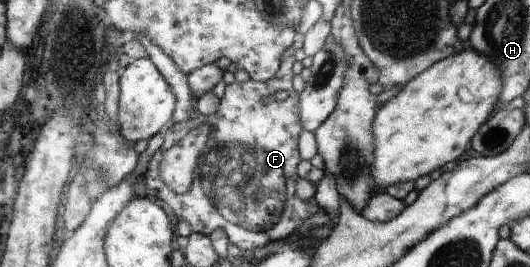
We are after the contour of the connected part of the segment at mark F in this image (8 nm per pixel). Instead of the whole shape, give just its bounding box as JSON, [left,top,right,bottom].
[144,49,319,250]

